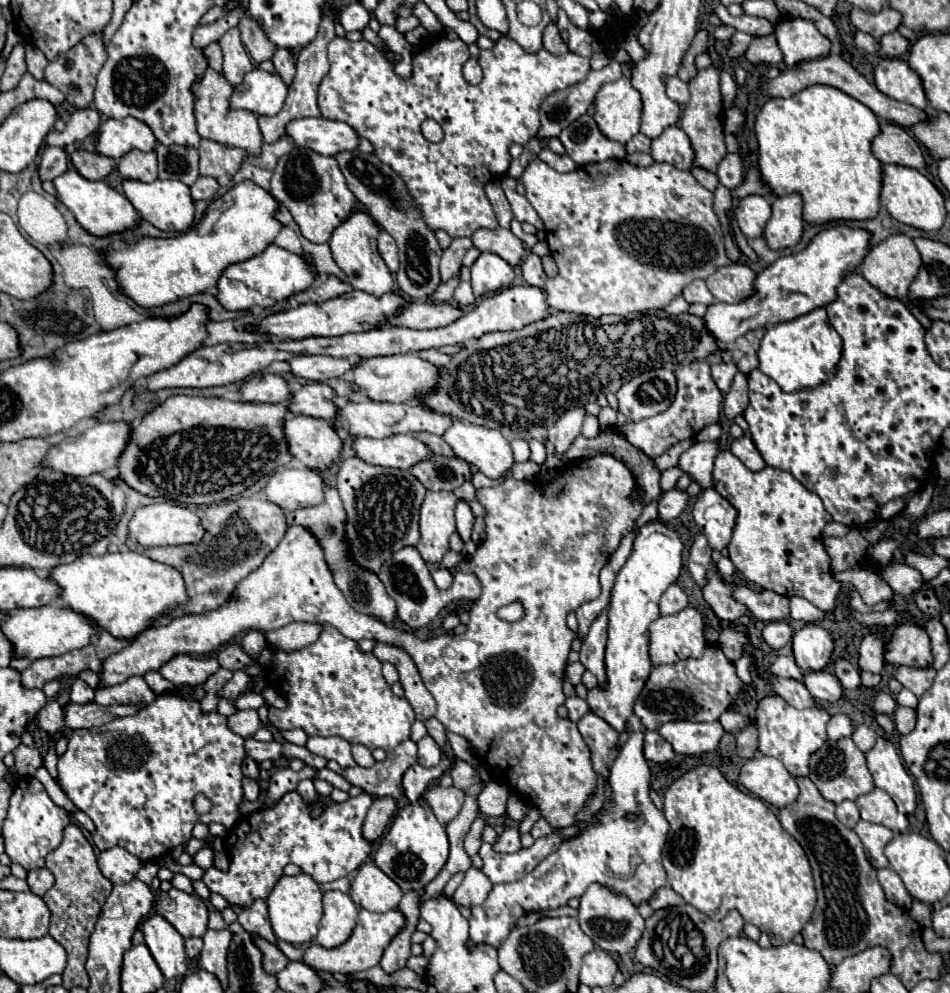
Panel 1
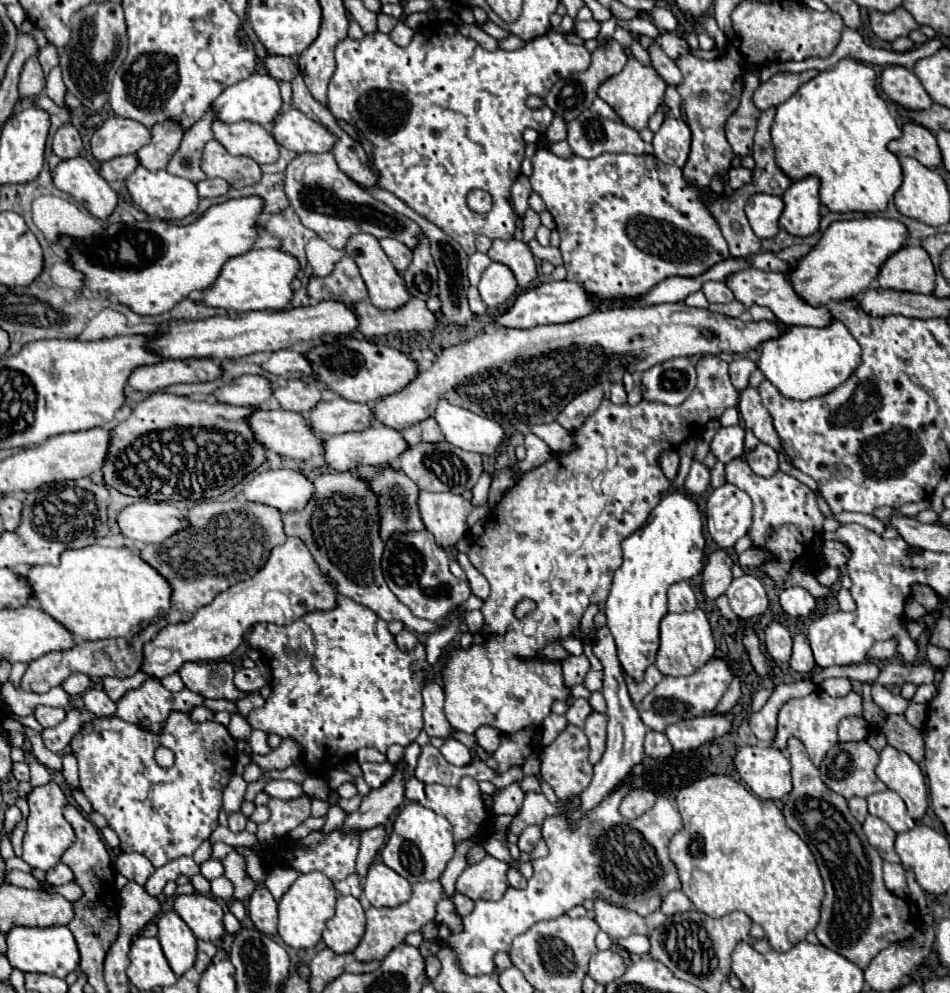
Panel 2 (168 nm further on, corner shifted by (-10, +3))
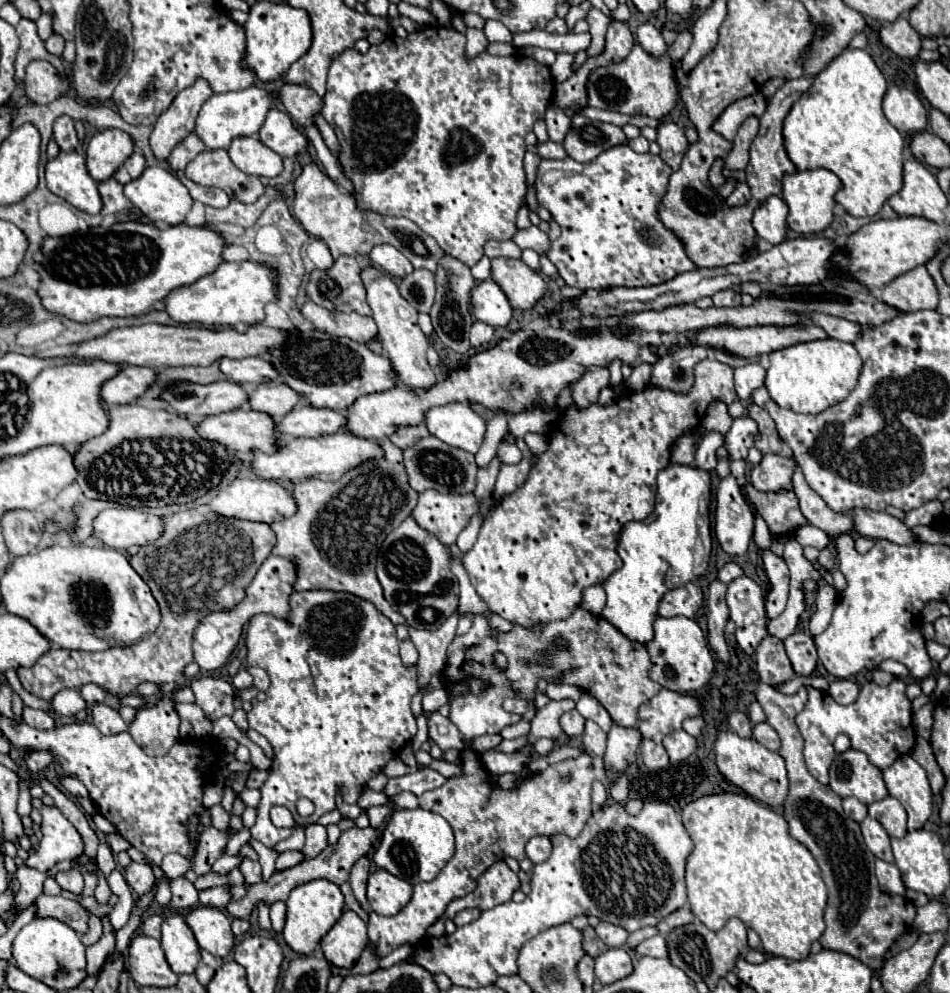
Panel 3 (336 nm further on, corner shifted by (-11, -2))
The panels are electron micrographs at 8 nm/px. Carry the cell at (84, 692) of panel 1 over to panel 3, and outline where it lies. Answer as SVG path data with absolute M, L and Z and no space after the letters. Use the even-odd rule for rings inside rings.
M93 704L91 706L91 716L93 724L103 732L103 734L117 734L127 730L125 720L119 716L119 712L107 704Z

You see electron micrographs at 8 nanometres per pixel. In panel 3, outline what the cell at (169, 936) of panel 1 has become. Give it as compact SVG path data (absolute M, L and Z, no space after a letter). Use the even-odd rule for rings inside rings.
M177 914L165 918L161 932L163 932L161 946L171 970L175 974L195 972L201 956L199 956L199 946L195 942L195 936L191 934L191 928L187 926L185 918Z

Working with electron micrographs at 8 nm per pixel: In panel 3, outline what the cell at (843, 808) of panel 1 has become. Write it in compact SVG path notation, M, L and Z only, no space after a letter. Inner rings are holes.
M845 798L843 800L843 810L855 822L863 822L863 818L867 816L867 806L861 804L857 798Z

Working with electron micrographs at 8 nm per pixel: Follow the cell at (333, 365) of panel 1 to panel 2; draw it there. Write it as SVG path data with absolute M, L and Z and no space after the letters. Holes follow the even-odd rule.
M292 349L274 351L266 363L260 363L260 367L276 377L284 379L298 379L304 375L312 375L310 363L302 357L302 353Z

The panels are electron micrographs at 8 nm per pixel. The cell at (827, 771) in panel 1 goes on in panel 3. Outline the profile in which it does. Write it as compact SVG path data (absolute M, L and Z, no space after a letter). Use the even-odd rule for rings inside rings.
M853 748L835 756L829 768L829 786L841 798L855 796L867 806L887 798L889 794L881 778L881 770L869 762L865 752Z

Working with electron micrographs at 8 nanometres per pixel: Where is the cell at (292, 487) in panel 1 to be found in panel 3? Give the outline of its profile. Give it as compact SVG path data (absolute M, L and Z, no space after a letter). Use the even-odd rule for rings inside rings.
M237 478L231 486L223 488L217 498L211 500L209 508L215 510L217 514L227 516L227 518L241 518L241 520L253 520L253 522L273 524L277 520L293 516L297 512L297 502L295 502L295 496L285 486L281 486L275 480Z

